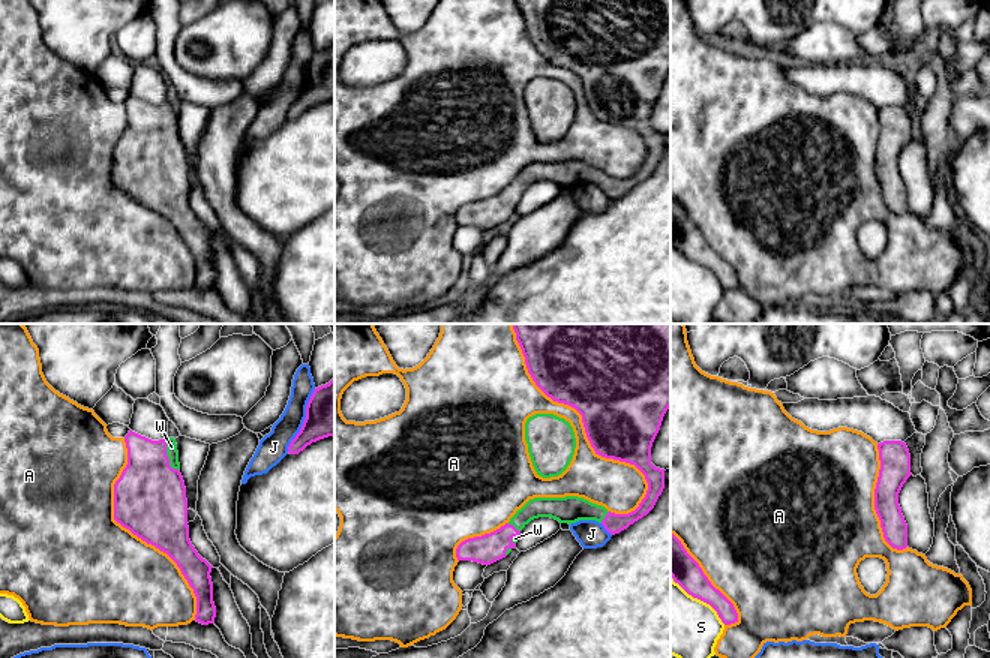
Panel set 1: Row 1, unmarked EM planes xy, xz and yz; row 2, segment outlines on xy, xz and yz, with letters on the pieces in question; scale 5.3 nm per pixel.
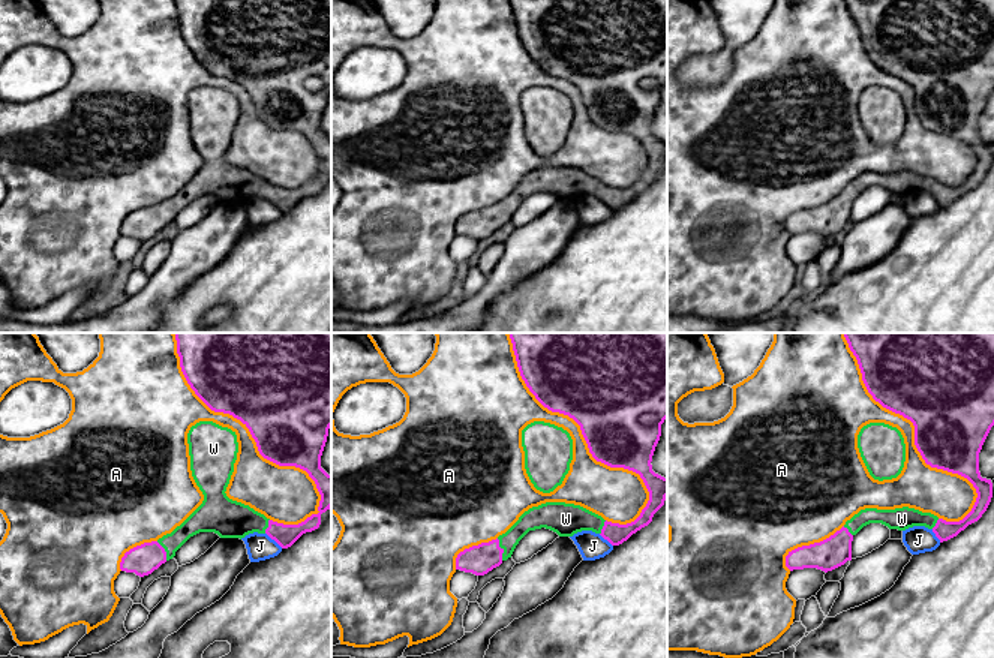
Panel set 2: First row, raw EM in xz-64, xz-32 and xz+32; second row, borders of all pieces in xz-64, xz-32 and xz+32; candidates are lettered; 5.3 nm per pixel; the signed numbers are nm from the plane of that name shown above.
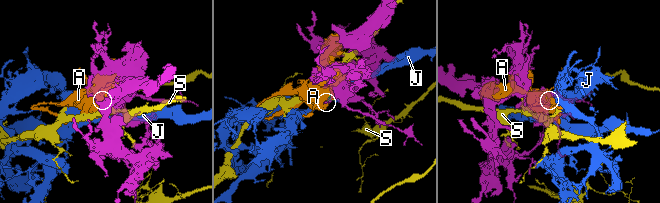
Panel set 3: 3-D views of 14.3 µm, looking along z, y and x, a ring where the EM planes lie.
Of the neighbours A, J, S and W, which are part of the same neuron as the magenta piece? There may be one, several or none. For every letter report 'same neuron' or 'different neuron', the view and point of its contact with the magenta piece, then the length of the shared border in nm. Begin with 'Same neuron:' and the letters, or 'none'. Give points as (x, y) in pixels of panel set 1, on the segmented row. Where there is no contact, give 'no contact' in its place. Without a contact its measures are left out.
Same neuron: W
A: different neuron; meets magenta in xz at (582, 421); contact 1200 nm long
J: different neuron; meets magenta in xy at (305, 420); contact 380 nm long
S: different neuron; meets magenta in yz at (698, 598); contact 400 nm long
W: same neuron; meets magenta in xy at (167, 456); contact 200 nm long

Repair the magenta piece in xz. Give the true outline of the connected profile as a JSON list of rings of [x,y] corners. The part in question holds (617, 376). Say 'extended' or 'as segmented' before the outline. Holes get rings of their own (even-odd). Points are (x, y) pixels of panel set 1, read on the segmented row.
extended; [[[512,324],[516,340],[525,357],[528,373],[536,385],[554,402],[568,405],[582,415],[586,438],[596,454],[634,465],[648,483],[639,507],[628,514],[615,514],[584,498],[534,498],[530,499],[508,523],[500,529],[462,541],[456,549],[458,561],[490,565],[506,558],[519,540],[520,531],[534,519],[550,517],[560,523],[596,520],[615,535],[646,516],[664,489],[664,469],[651,463],[651,447],[660,430],[663,417],[670,408],[670,324]]]

